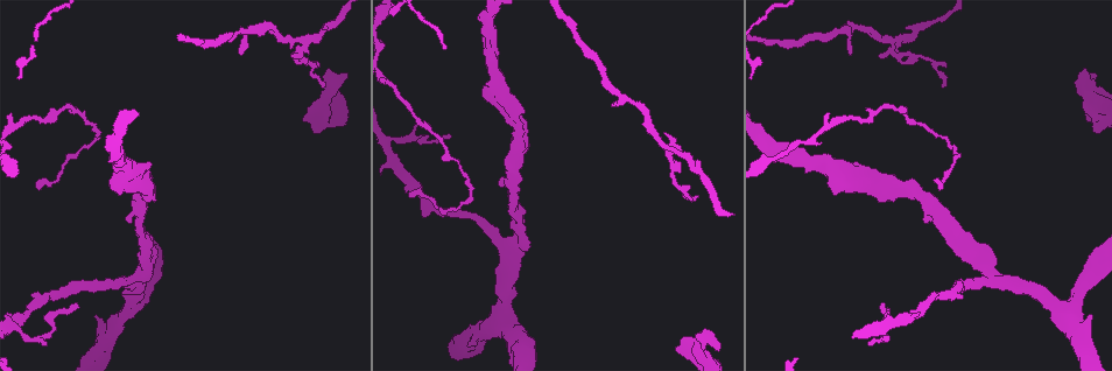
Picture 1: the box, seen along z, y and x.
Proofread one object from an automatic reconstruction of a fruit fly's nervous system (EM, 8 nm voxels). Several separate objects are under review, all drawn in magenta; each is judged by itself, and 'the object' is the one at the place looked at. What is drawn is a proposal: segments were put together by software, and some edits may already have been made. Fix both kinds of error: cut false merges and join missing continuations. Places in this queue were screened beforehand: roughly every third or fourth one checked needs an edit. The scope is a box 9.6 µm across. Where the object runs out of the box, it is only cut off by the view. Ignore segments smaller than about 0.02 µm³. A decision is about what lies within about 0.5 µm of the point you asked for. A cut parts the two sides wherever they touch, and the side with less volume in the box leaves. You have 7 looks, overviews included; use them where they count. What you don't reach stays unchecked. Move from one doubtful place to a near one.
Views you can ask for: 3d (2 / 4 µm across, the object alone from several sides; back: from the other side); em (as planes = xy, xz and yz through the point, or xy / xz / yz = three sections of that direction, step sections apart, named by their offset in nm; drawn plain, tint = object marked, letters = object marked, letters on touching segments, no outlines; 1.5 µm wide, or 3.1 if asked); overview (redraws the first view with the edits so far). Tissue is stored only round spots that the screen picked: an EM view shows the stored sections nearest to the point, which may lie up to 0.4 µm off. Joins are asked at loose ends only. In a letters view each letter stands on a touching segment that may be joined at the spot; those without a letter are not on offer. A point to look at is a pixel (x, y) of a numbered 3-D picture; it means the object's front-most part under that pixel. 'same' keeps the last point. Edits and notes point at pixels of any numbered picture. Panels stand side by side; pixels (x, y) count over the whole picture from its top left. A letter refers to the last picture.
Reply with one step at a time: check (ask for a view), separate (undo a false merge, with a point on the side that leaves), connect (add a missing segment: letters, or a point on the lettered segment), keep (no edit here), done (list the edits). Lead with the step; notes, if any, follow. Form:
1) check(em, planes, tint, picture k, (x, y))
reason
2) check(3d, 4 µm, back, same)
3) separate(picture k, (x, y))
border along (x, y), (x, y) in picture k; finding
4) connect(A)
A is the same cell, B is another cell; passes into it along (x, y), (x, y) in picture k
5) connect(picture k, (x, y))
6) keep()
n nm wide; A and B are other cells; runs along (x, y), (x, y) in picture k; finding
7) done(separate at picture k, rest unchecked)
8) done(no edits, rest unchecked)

check(em, planes, plain, picture 1, (705, 341))
abrupt turn

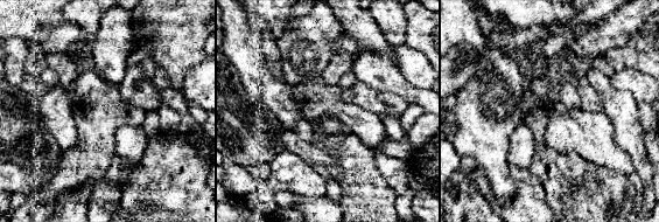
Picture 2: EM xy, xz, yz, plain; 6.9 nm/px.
check(em, planes, letters, same)

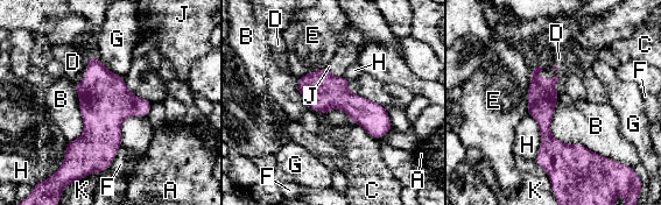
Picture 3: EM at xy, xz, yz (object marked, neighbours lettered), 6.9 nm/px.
keep()
A, B, C, D, E, F, G, H, J and K are other cells; runs along (539, 70), (546, 136), (592, 160) in picture 3; all the same cell

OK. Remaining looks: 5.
check(3d, 2 µm, picture 1, (660, 139))
two arms in line, one across

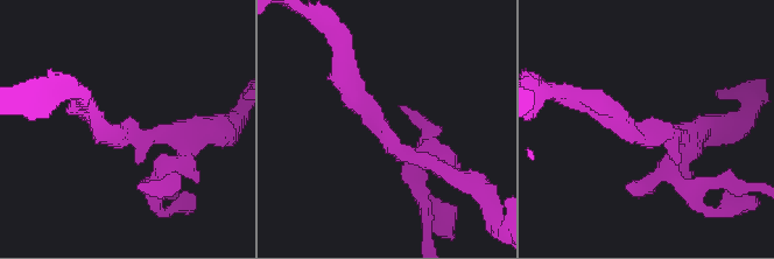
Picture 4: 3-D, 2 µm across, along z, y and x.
check(em, xz, step 8, tint, picture 4, (125, 129))

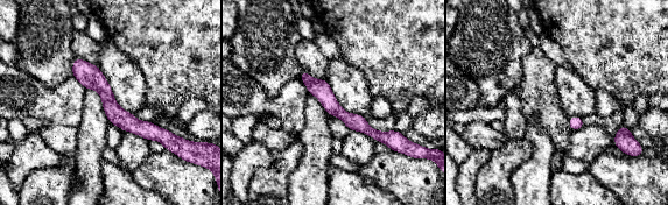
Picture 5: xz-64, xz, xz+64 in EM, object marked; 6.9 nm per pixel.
check(em, planes, letters, same)
cut it another way

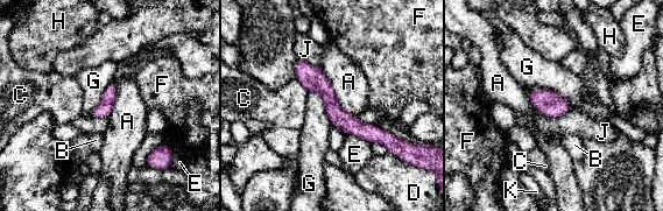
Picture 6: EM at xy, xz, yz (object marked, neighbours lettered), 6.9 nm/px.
keep()
A, B, C, D, E, F, G, H, J and K are other cells; runs along (298, 64), (348, 124), (393, 139) in picture 6; all the same cell

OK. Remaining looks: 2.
check(3d, 2 µm, back, picture 1, (942, 186))

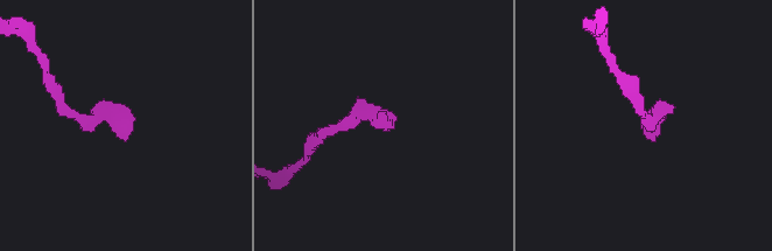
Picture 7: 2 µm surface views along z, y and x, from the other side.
check(em, planes, letters, picture 7, (647, 134))

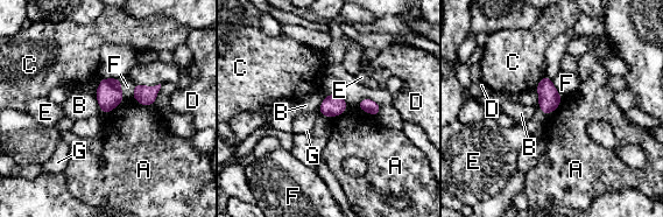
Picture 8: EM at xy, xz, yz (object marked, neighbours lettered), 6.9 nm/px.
keep()
160 nm wide; A, B, C, D, E, F and G are other cells; border along (122, 99), (103, 114) in picture 8; none of them fits

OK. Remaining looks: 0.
done(no edits, rest unchecked)

